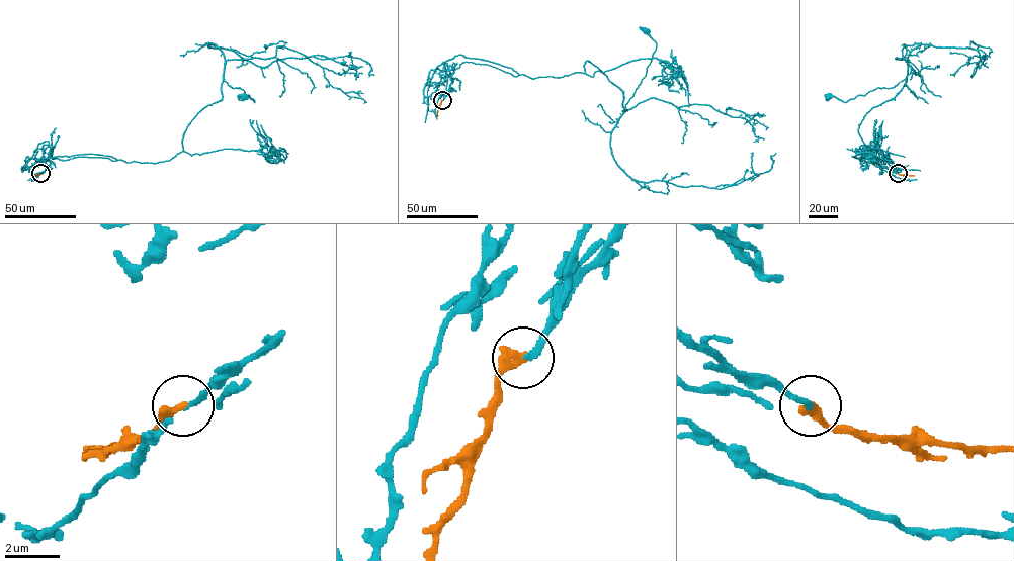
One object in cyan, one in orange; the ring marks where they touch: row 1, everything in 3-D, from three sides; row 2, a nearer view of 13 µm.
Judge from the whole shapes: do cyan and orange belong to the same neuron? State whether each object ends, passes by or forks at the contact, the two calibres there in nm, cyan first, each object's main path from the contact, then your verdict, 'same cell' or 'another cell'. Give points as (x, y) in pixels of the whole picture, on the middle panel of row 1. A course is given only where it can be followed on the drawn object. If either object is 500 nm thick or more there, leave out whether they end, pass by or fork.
cyan ends | orange ends | 190/360 nm | cyan via (442, 100), (463, 62), (532, 78), (584, 73), (587, 61), (622, 92), (624, 108), (656, 48), (646, 29) | orange via (442, 100), (437, 116) | same cell

